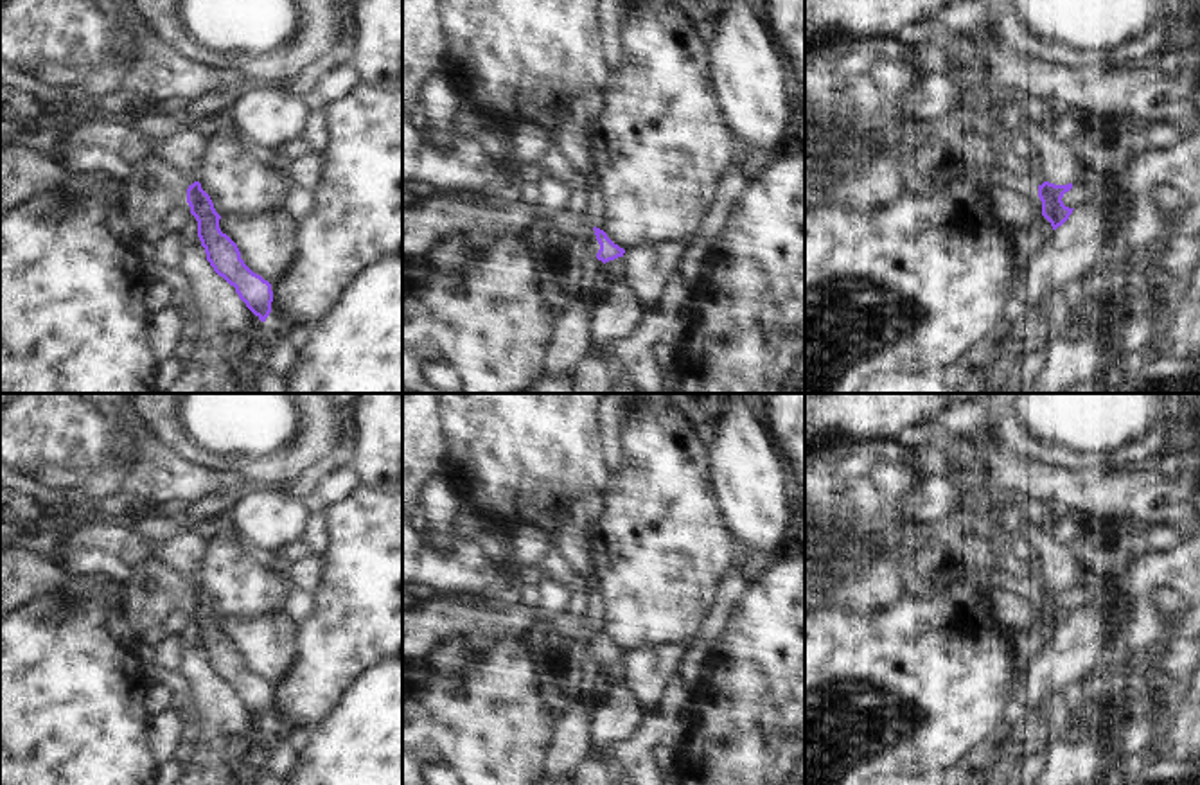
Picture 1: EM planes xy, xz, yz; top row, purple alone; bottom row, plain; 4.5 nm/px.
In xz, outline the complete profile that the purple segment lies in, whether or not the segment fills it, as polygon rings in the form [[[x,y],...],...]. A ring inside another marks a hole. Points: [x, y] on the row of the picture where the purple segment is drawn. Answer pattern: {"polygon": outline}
{"polygon": [[[595,226],[584,243],[584,253],[593,255],[605,264],[623,257],[625,250],[614,244],[604,230]]]}

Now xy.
{"polygon": [[[144,113],[142,117],[101,117],[88,128],[66,128],[61,131],[23,133],[22,147],[36,151],[59,162],[61,154],[74,146],[97,146],[108,153],[117,153],[126,160],[135,174],[144,178],[146,196],[160,199],[154,183],[158,171],[147,171],[149,160],[160,160],[163,165],[178,171],[190,185],[187,203],[198,221],[198,237],[205,248],[207,260],[214,271],[235,287],[239,298],[260,320],[271,313],[271,284],[253,273],[237,244],[221,232],[219,219],[210,196],[196,180],[198,162],[203,153],[201,138],[187,124],[178,124],[171,117]]]}

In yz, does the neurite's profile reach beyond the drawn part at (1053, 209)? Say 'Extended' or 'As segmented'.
Extended.

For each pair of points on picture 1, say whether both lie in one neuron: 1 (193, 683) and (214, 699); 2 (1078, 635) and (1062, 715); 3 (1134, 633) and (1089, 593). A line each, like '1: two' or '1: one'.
1: one
2: two
3: two

